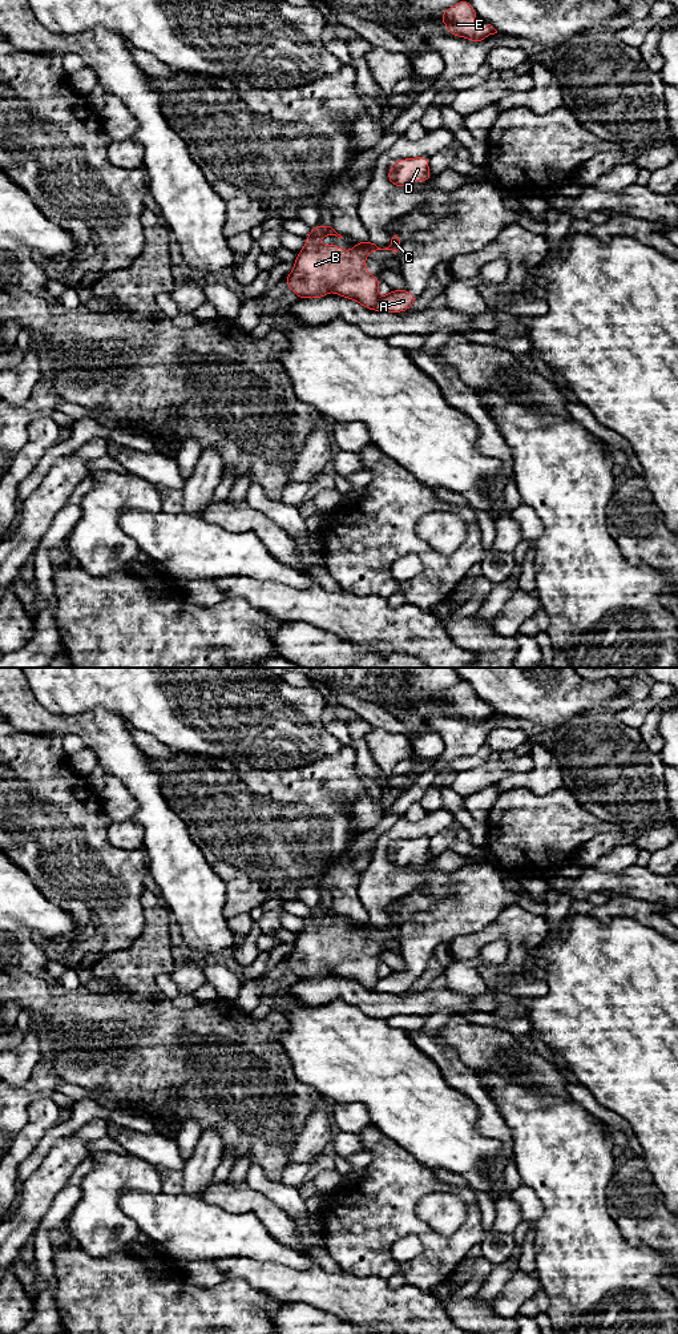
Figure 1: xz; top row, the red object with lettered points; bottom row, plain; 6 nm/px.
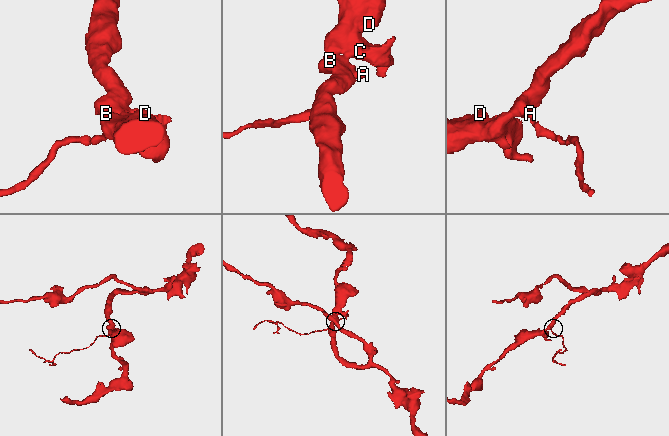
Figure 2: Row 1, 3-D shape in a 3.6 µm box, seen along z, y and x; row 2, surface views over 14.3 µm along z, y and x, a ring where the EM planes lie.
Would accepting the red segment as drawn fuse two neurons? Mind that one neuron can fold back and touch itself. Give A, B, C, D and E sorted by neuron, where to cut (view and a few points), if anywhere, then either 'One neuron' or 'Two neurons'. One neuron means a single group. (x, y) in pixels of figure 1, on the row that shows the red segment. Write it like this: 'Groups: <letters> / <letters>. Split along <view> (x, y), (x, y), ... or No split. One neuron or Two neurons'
Groups: A / B C D E. Split along xz (379, 298), (370, 309). Two neurons

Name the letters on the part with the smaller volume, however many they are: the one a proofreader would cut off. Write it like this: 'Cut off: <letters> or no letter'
Cut off: A

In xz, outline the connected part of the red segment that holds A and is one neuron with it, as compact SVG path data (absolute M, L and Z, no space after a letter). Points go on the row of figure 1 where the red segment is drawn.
M391 290L384 298L379 298L371 310L403 313L412 307L417 295L412 295L408 290Z

